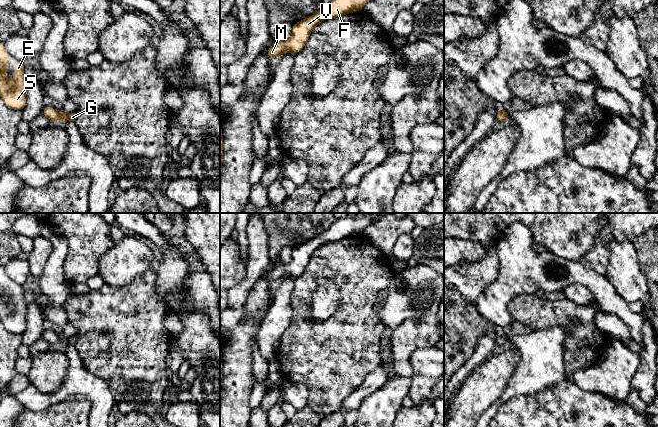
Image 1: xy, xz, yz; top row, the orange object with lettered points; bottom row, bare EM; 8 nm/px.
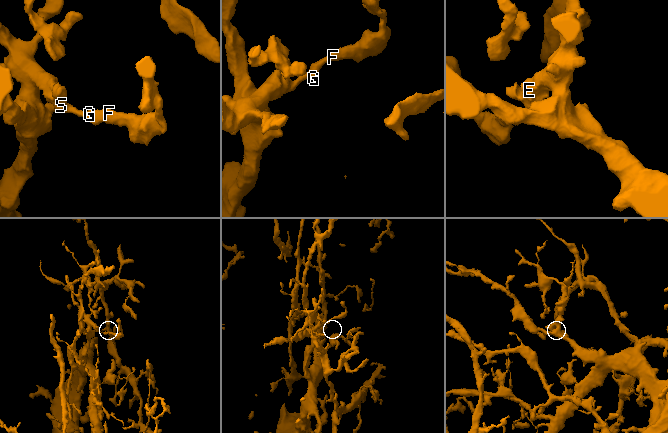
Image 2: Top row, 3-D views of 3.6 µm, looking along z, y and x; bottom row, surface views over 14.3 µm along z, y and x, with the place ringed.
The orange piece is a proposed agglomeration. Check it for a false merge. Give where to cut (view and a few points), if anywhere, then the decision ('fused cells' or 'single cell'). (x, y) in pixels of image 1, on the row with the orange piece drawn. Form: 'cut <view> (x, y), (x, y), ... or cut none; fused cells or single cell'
cut none; single cell

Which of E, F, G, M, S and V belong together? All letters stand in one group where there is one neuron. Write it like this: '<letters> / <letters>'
E F G M S V

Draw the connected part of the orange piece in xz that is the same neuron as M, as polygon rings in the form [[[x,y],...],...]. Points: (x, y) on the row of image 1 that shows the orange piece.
[[[333,0],[327,7],[318,10],[311,16],[293,25],[292,36],[286,42],[275,42],[267,51],[267,58],[272,60],[274,57],[284,53],[298,53],[301,51],[309,39],[313,28],[327,18],[335,18],[360,10],[370,0]]]

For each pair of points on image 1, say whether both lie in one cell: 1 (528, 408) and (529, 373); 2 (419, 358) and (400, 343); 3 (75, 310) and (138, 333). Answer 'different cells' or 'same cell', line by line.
1: different cells
2: different cells
3: same cell

